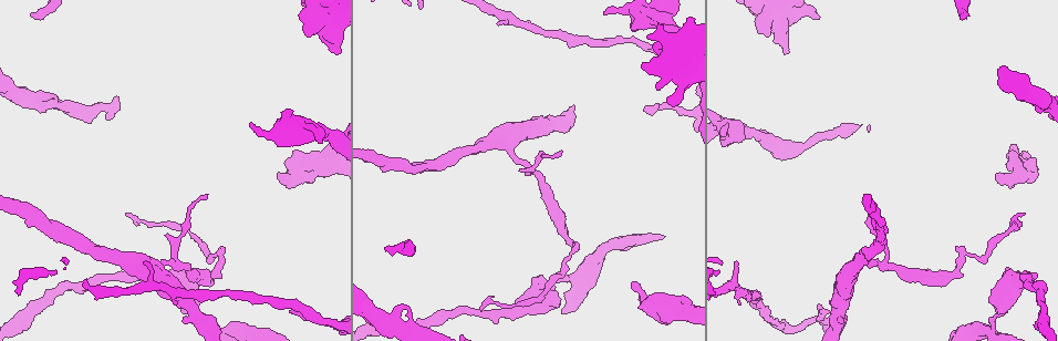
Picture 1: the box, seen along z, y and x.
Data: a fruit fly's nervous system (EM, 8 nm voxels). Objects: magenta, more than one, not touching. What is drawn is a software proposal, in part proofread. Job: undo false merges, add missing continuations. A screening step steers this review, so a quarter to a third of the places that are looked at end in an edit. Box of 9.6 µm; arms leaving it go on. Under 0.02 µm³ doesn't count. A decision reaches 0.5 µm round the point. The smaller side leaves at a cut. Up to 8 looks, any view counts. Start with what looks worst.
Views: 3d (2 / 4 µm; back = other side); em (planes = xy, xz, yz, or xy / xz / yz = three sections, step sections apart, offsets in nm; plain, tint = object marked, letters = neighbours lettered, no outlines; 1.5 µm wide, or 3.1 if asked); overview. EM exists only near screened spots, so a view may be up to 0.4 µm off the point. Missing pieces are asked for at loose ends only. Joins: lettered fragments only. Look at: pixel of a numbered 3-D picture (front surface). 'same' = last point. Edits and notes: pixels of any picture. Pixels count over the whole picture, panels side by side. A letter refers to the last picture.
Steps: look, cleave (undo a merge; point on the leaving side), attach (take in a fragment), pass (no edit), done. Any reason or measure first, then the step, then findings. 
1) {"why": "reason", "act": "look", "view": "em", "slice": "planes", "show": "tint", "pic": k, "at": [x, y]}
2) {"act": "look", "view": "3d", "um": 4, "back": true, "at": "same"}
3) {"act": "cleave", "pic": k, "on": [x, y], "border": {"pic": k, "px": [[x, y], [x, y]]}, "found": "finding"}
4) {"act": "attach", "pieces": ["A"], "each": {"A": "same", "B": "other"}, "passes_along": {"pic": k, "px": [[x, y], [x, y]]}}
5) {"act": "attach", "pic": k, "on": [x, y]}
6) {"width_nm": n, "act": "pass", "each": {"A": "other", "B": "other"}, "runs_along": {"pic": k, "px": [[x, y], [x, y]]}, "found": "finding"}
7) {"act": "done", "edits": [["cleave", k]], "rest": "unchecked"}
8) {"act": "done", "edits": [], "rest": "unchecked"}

{"why": "an open end", "act": "look", "view": "em", "slice": "xy", "step": 8, "show": "letters", "pic": 1, "at": [686, 302]}

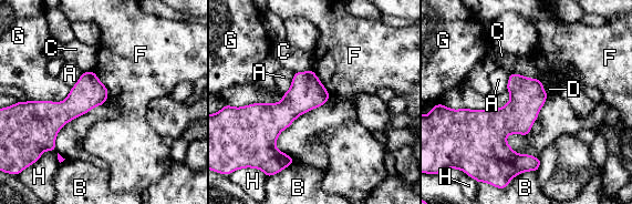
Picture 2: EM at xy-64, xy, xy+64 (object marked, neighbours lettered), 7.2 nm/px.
{"longest_contact_nm": ["G", 300], "act": "pass", "each": {"A": "other", "B": "other", "C": "other", "D": "other", "F": "other", "G": "other", "H": "other"}, "border": {"pic": 2, "px": [[94, 72], [107, 91], [104, 103]]}, "found": "no lettered fragment goes on from it"}

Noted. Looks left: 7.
{"act": "look", "view": "em", "slice": "xz", "step": 4, "show": "tint", "pic": 1, "at": [995, 315]}

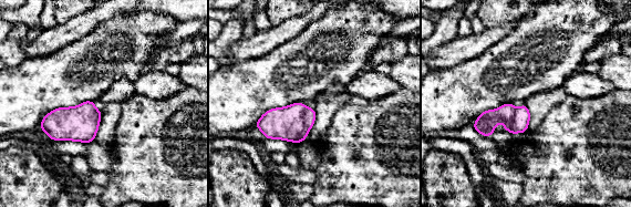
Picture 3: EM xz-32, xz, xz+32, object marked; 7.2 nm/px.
{"act": "look", "view": "em", "slice": "xz", "step": 4, "show": "letters", "at": "same"}

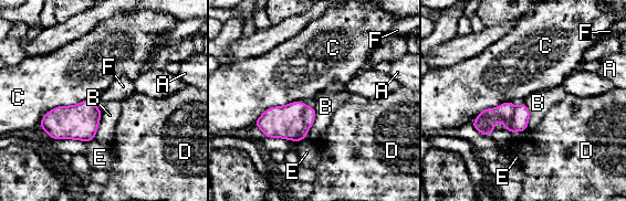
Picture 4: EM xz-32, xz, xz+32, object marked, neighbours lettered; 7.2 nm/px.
{"longest_contact_nm": ["C", 440], "act": "cleave", "pic": 4, "on": [521, 115], "each": {"A": "other", "B": "other", "C": "other", "D": "other", "E": "other", "F": "other"}, "border": {"pic": 4, "px": [[514, 107], [512, 116], [513, 131]]}, "found": "a second cell is stuck on"}

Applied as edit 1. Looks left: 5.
{"why": "thin end", "act": "look", "view": "3d", "um": 4, "pic": 1, "at": [290, 310]}

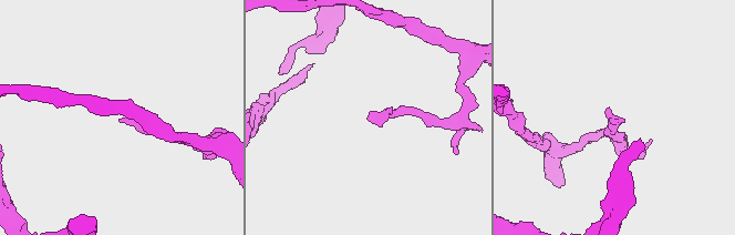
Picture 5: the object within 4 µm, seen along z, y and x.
{"why": "now the EM", "act": "look", "view": "em", "slice": "planes", "show": "letters", "pic": 5, "at": [621, 119]}

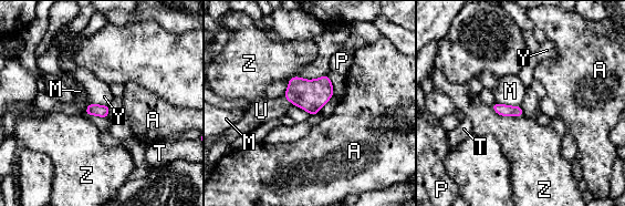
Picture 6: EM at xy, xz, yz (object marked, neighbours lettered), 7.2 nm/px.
{"act": "attach", "pieces": ["U"], "each": {"A": "other", "M": "other", "P": "other", "T": "other", "U": "same", "Y": "other", "Z": "other"}, "passes_along": {"pic": 6, "px": [[310, 95], [288, 100], [261, 111]]}, "found": "the cell continues"}

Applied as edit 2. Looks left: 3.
{"act": "done", "edits": [["cleave", 4], ["attach", 6]], "rest": "unchecked"}

